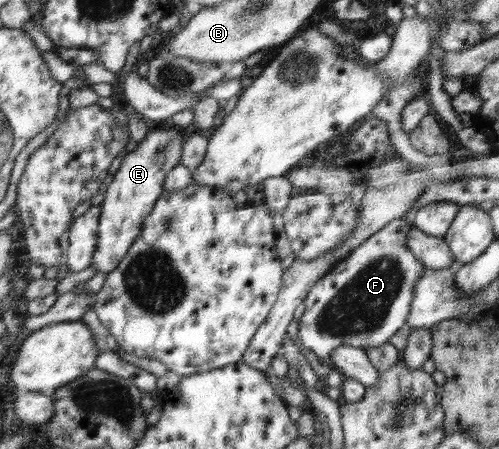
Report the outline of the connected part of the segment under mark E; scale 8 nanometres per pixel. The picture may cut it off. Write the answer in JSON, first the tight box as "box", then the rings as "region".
{"box":[93,125,183,274],"region":[[[157,125],[151,126],[150,132],[143,142],[137,145],[137,149],[133,152],[127,153],[127,156],[121,157],[114,170],[115,176],[113,182],[106,189],[104,194],[105,199],[99,206],[102,209],[101,225],[98,231],[97,250],[94,251],[93,264],[96,273],[109,274],[113,271],[130,251],[130,247],[137,241],[139,234],[142,234],[142,227],[145,225],[146,219],[150,216],[151,211],[157,205],[157,201],[162,197],[165,190],[166,177],[175,166],[181,163],[181,147],[183,146],[183,137],[179,131],[175,129],[159,129],[158,126],[171,126],[171,125]]]}

